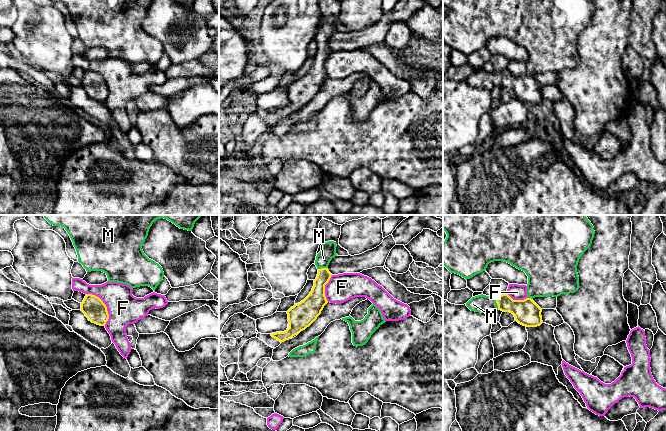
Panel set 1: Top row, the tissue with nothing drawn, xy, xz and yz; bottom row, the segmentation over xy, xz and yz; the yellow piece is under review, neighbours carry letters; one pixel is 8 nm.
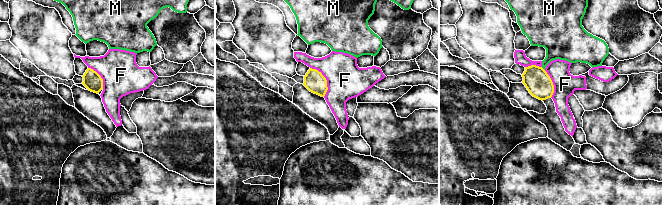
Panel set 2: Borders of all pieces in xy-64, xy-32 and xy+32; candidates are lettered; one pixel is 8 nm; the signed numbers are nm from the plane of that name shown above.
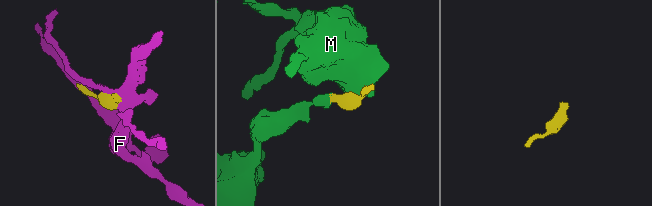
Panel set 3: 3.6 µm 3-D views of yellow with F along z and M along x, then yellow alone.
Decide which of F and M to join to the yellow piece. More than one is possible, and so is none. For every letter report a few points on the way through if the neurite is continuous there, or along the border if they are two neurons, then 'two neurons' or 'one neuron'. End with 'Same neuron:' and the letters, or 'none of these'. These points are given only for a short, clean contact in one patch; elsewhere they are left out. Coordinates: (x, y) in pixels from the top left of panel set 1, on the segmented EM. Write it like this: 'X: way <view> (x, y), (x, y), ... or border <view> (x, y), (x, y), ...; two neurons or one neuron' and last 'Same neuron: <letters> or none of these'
F: two neurons
M: one neuron
Same neuron: M

